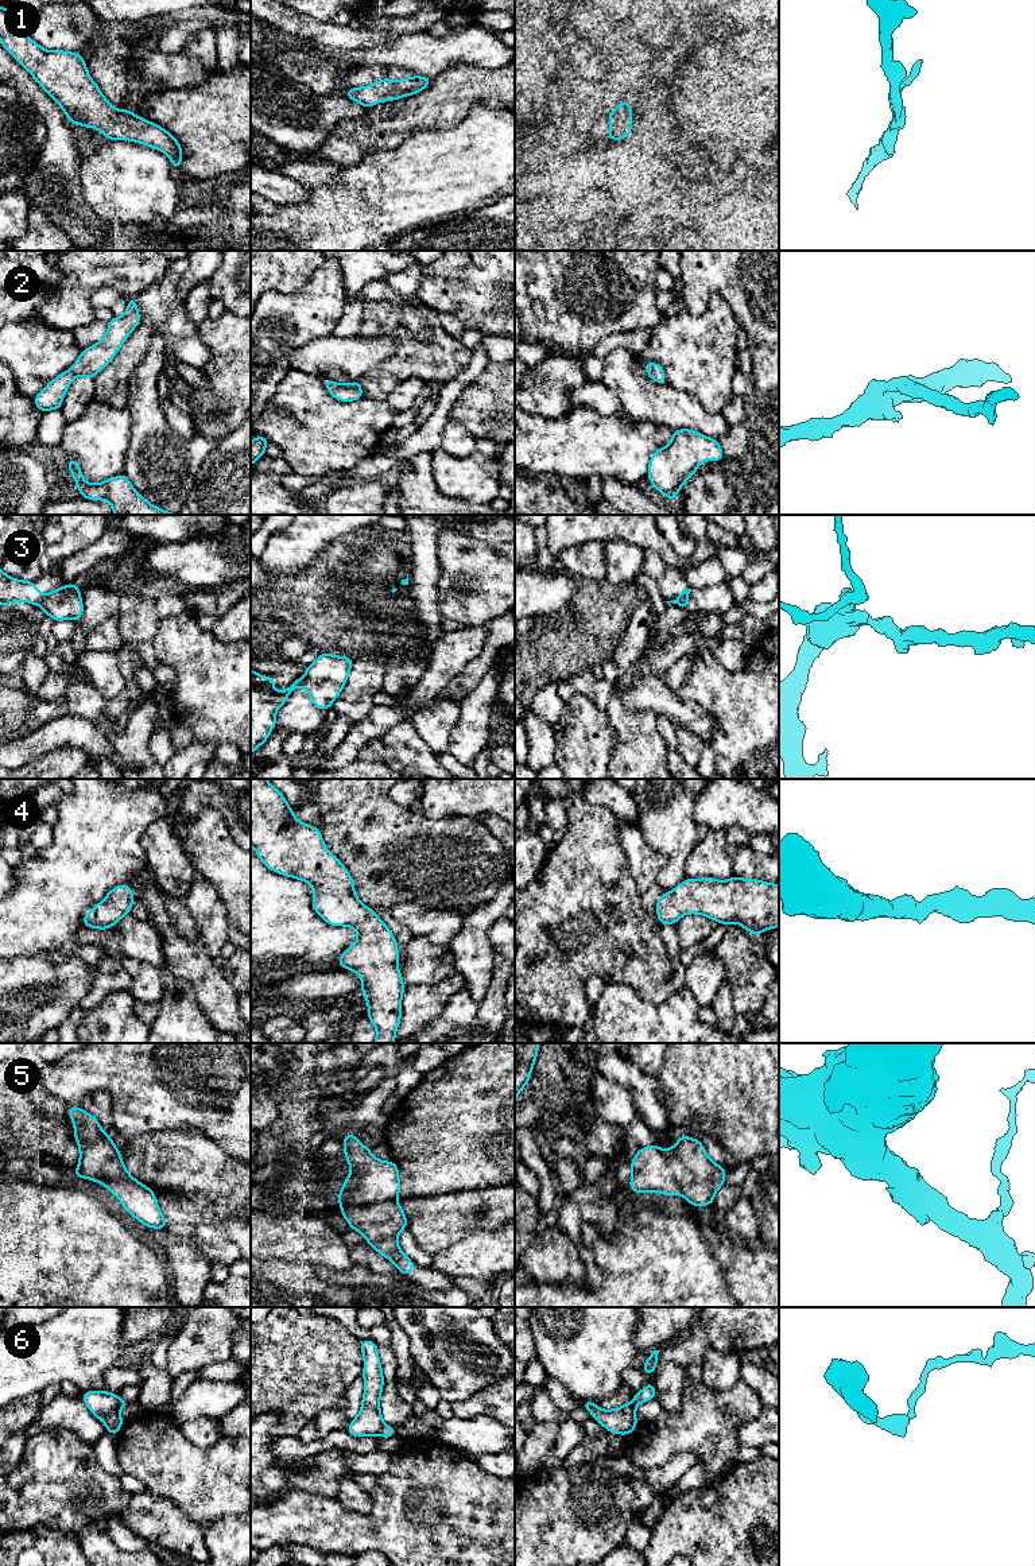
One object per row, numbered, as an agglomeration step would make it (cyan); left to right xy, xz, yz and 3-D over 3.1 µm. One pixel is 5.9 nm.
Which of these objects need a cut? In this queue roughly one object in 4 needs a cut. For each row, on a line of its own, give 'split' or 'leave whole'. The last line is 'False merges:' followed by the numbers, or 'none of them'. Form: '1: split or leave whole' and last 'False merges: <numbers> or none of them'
1: leave whole
2: leave whole
3: split
4: leave whole
5: leave whole
6: split
False merges: 3, 6

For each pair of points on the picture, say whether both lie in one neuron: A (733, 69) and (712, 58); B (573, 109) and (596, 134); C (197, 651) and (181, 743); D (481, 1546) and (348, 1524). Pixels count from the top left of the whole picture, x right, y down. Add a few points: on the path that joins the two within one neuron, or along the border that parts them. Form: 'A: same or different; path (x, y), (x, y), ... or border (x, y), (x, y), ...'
A: different; border (724, 51), (716, 66)
B: different; border (597, 117), (592, 131), (585, 138)
C: different; border (174, 718), (190, 732), (193, 741)
D: same; path (448, 1530), (382, 1530)

